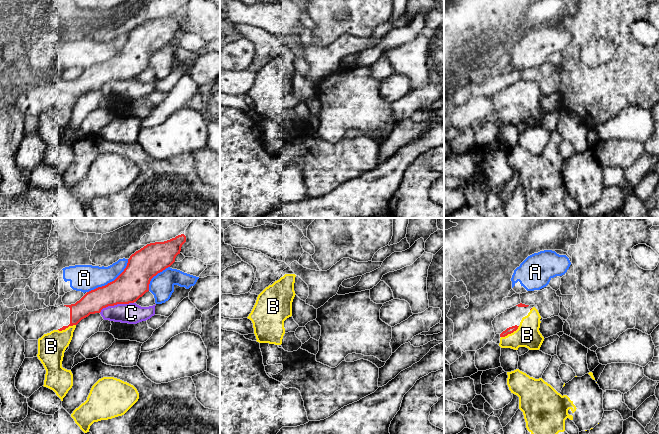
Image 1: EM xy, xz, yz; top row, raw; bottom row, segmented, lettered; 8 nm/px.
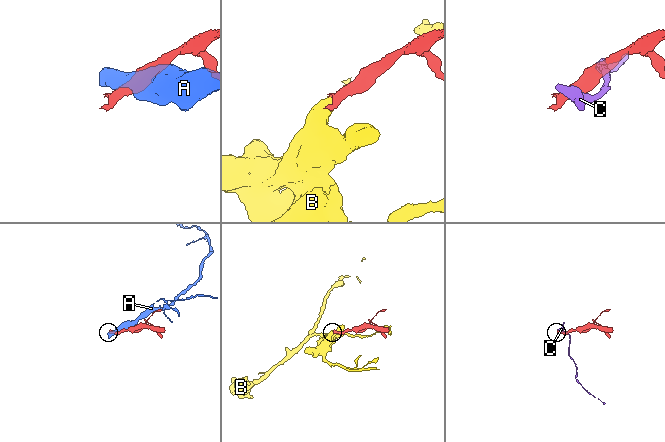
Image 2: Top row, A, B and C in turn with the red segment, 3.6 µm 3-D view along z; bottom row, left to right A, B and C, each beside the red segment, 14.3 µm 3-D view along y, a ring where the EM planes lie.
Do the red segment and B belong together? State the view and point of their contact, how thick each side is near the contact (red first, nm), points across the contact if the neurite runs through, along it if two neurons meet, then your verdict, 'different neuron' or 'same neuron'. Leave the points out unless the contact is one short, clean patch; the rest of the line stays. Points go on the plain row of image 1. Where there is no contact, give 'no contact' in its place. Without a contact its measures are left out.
yz (510, 109) | 50/190 nm | same neuron

